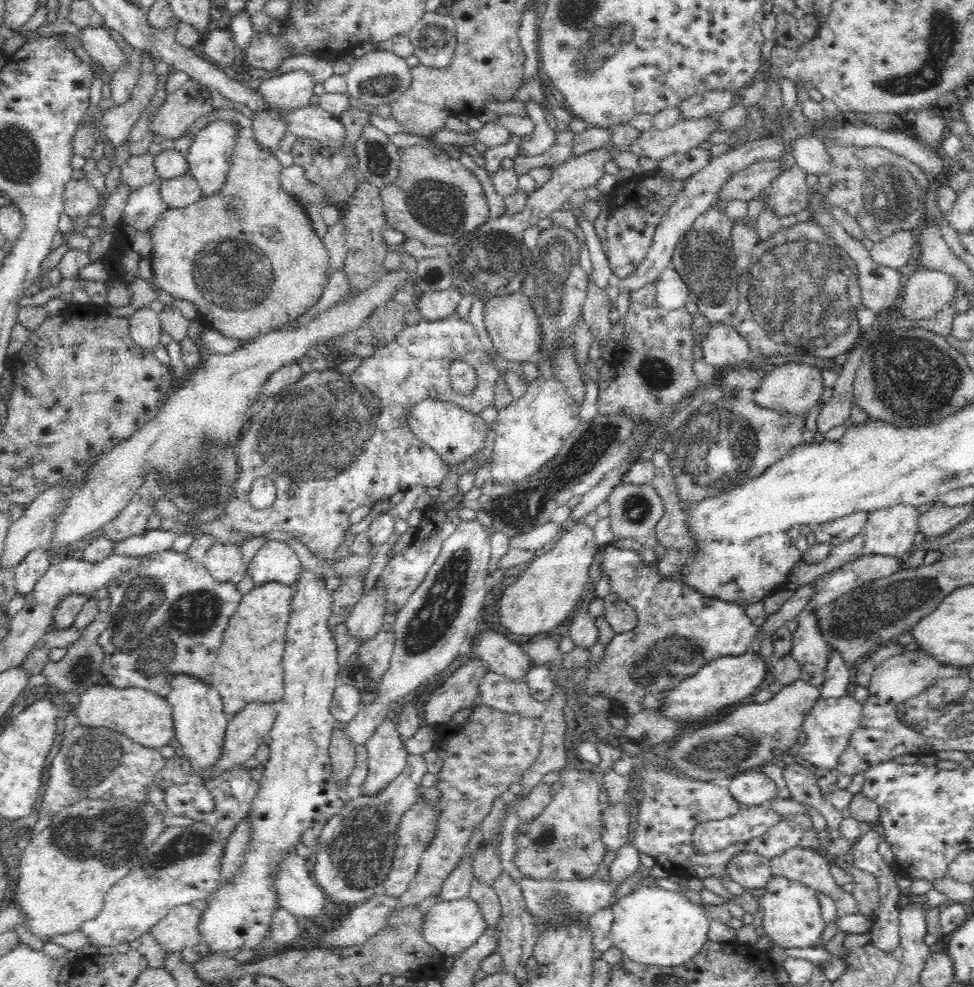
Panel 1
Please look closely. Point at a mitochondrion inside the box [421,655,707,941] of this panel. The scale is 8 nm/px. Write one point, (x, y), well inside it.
(552, 902)

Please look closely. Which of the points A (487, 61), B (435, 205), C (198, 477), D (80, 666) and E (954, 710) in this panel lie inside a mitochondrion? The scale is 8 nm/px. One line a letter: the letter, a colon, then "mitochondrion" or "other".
A: other
B: mitochondrion
C: mitochondrion
D: mitochondrion
E: mitochondrion

